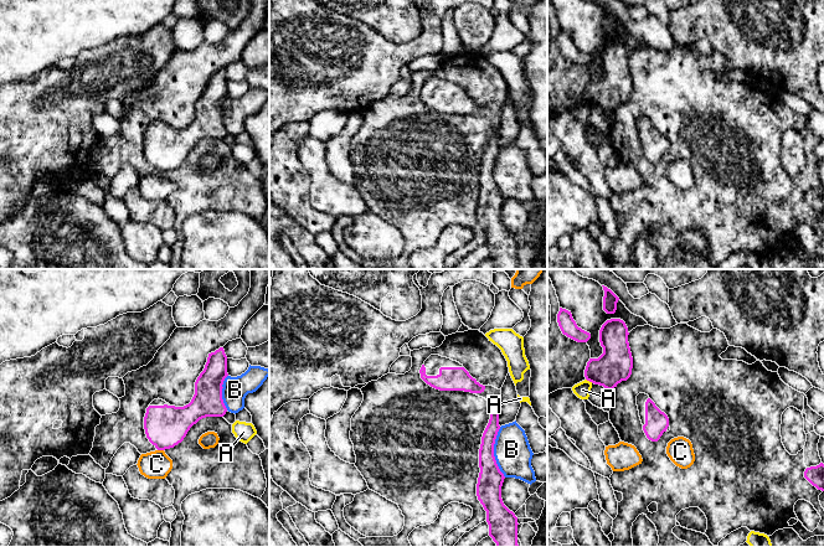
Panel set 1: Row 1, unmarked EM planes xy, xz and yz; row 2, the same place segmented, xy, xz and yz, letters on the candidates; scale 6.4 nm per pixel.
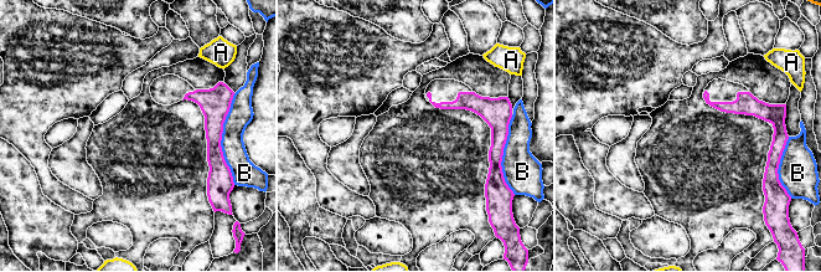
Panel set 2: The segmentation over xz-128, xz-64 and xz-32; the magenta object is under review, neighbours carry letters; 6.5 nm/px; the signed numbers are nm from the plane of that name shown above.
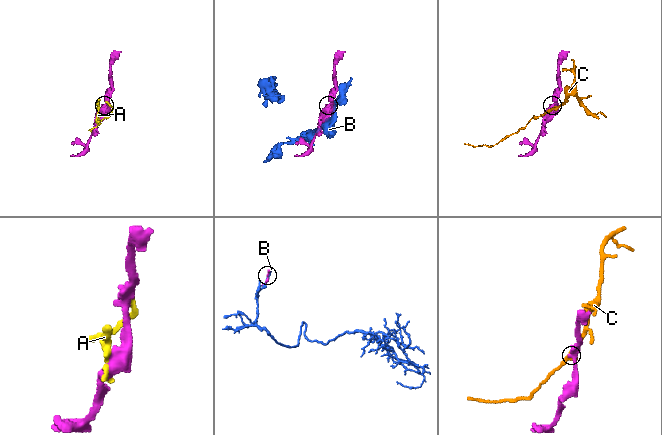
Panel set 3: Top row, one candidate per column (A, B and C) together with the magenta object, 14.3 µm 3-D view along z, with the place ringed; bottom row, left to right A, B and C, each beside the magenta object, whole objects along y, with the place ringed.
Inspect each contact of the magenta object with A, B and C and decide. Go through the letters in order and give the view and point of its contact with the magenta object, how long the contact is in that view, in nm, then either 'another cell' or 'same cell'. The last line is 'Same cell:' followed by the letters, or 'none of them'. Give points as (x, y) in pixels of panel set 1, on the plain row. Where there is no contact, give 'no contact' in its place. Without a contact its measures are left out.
A: meets magenta in yz at (590, 103); contact 50 nm long; another cell
B: meets magenta in xz at (493, 174); contact 340 nm long; another cell
C: meets magenta in xy at (160, 171); contact 40 nm long; another cell
Same cell: none of them

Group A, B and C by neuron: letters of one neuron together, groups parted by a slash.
A / B / C

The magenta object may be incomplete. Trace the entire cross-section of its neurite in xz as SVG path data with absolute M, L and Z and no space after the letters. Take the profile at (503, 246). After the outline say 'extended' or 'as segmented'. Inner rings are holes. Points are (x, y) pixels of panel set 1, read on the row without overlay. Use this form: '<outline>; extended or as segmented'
M493 130L479 171L480 195L477 218L486 233L489 258L496 265L496 269L519 269L517 239L503 225L501 208L505 198L494 179L494 166L499 151L499 134L498 130Z; as segmented

